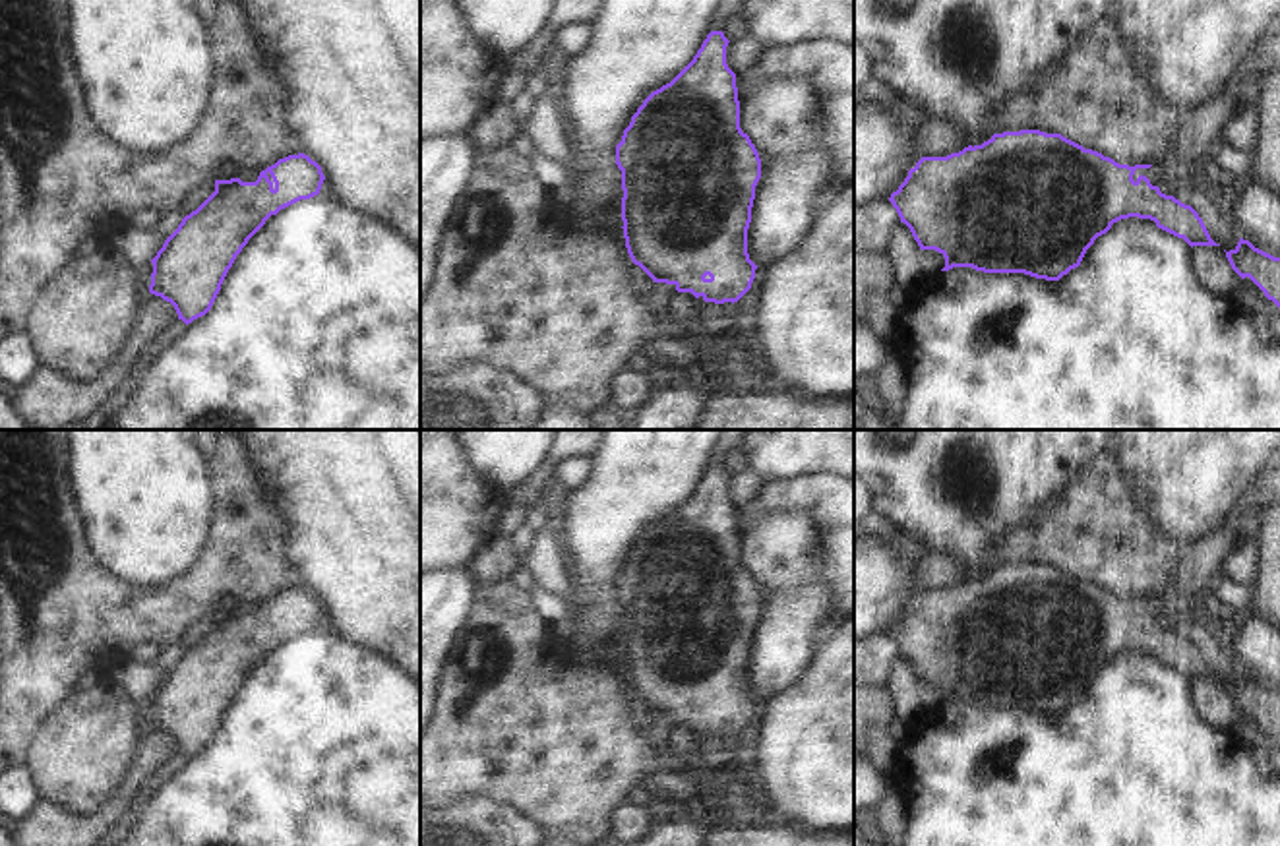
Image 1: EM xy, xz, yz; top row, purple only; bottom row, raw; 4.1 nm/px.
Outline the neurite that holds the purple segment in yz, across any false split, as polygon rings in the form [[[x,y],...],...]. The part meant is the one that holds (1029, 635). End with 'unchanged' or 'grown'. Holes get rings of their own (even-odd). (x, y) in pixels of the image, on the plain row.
[[[1021,563],[993,567],[982,579],[947,590],[922,590],[889,635],[920,683],[935,683],[945,691],[941,705],[972,701],[1059,714],[1081,699],[1098,670],[1129,650],[1150,652],[1191,681],[1220,680],[1199,647],[1162,627],[1162,618],[1154,598],[1119,598],[1061,567]]] | grown

